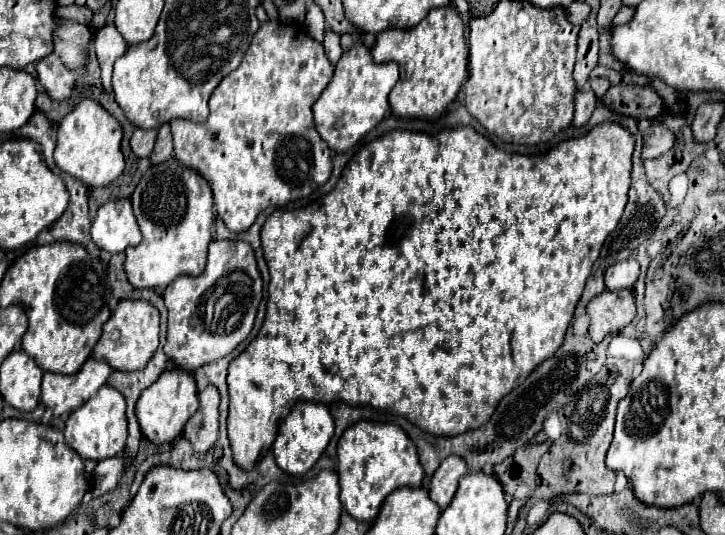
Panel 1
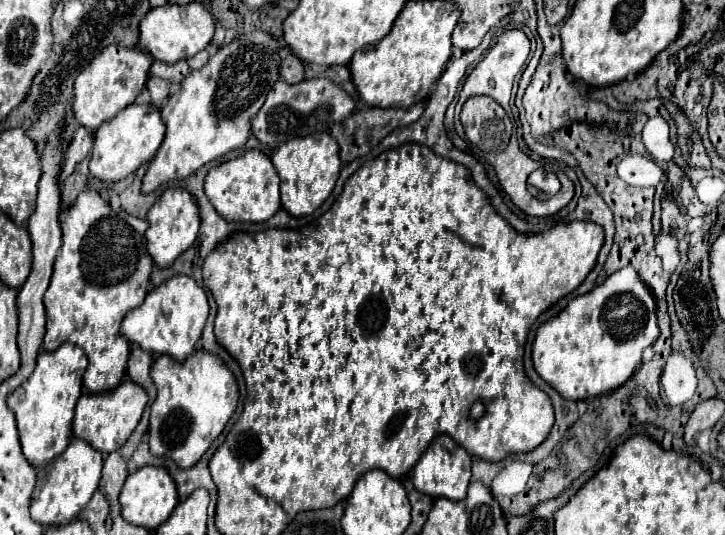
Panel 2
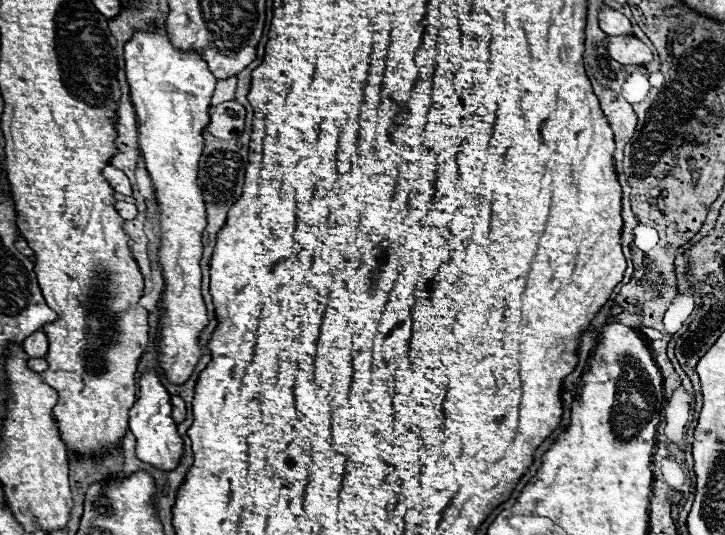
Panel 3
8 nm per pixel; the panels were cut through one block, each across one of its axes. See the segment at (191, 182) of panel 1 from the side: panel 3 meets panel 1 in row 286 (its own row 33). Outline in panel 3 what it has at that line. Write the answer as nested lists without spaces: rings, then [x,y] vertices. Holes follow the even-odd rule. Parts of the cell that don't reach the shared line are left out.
[[[156,26],[150,32],[136,32],[124,46],[124,60],[130,100],[138,124],[138,146],[160,210],[158,268],[164,278],[164,292],[158,364],[168,382],[184,384],[202,356],[198,340],[208,326],[206,304],[200,294],[200,236],[206,226],[206,208],[196,174],[198,158],[204,150],[202,130],[210,122],[208,108],[216,78],[200,54],[176,50],[170,44],[164,26]]]

